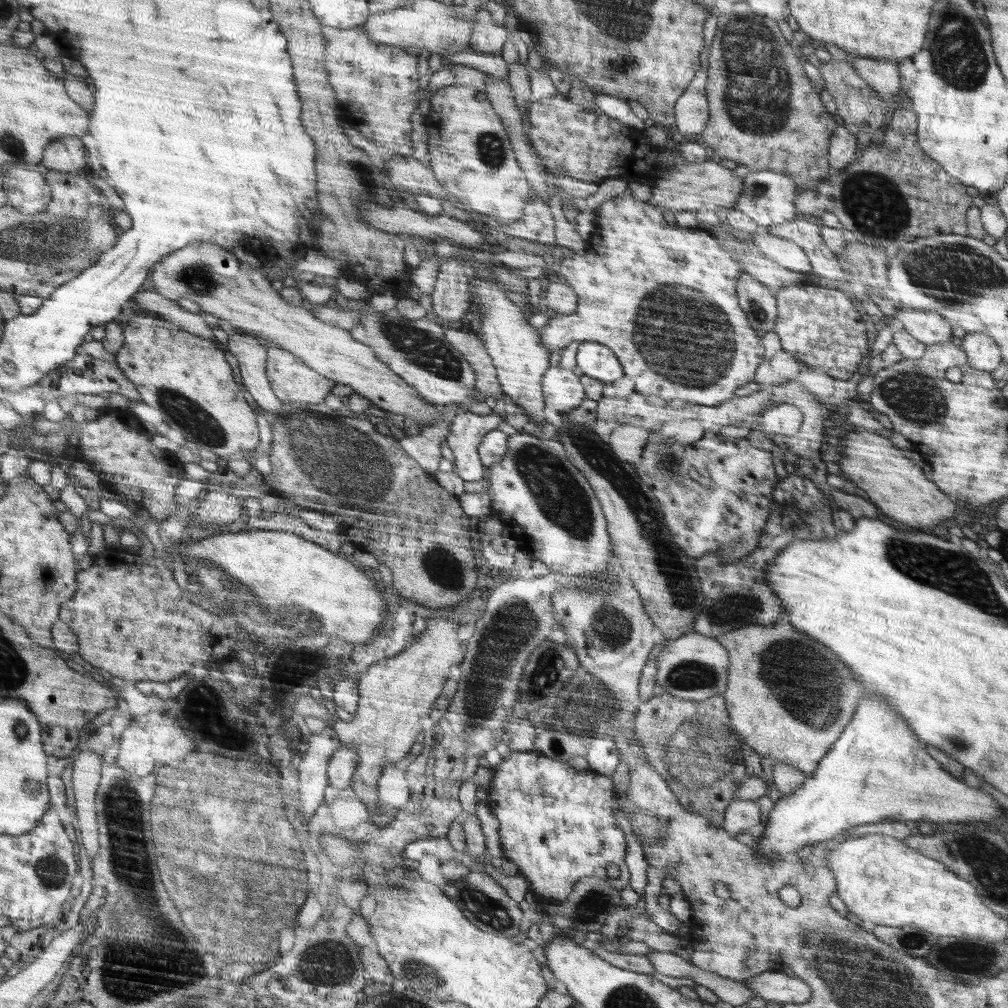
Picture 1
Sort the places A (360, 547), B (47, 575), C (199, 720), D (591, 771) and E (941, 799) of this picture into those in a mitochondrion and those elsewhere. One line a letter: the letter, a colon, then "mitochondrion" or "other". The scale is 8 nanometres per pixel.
A: other
B: other
C: mitochondrion
D: other
E: other

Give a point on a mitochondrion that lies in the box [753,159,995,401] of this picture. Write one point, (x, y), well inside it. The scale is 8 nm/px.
(876, 207)

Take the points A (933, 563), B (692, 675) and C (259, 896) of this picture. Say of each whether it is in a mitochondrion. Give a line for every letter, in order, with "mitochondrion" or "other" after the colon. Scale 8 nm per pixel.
A: mitochondrion
B: mitochondrion
C: mitochondrion

